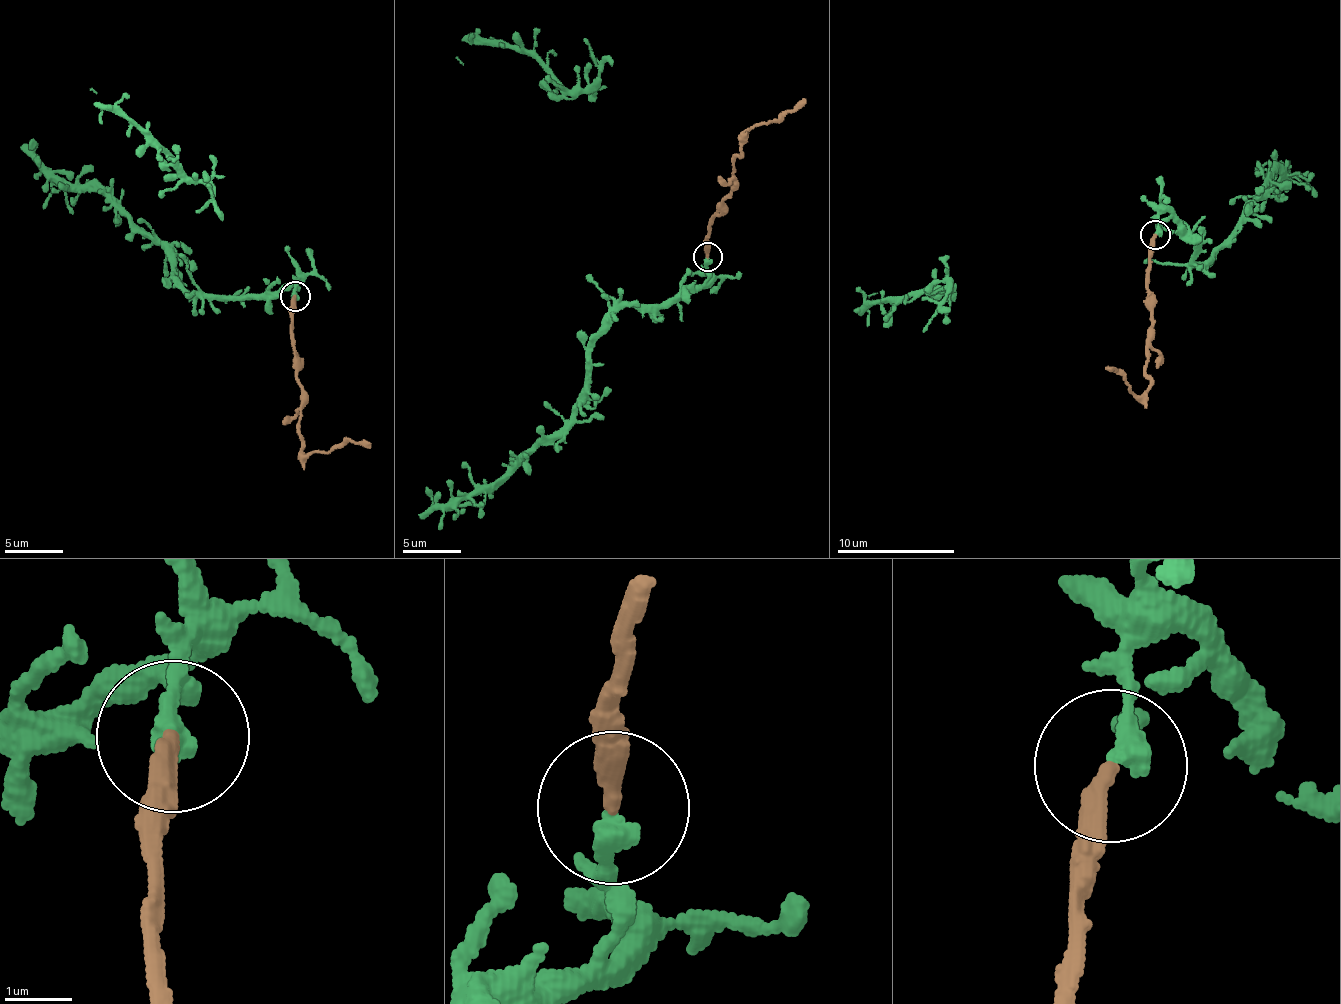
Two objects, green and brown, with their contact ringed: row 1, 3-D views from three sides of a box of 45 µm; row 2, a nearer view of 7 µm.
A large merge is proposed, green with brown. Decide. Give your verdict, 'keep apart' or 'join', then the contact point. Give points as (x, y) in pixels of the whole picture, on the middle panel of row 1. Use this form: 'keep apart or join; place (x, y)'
keep apart; place (707, 257)

